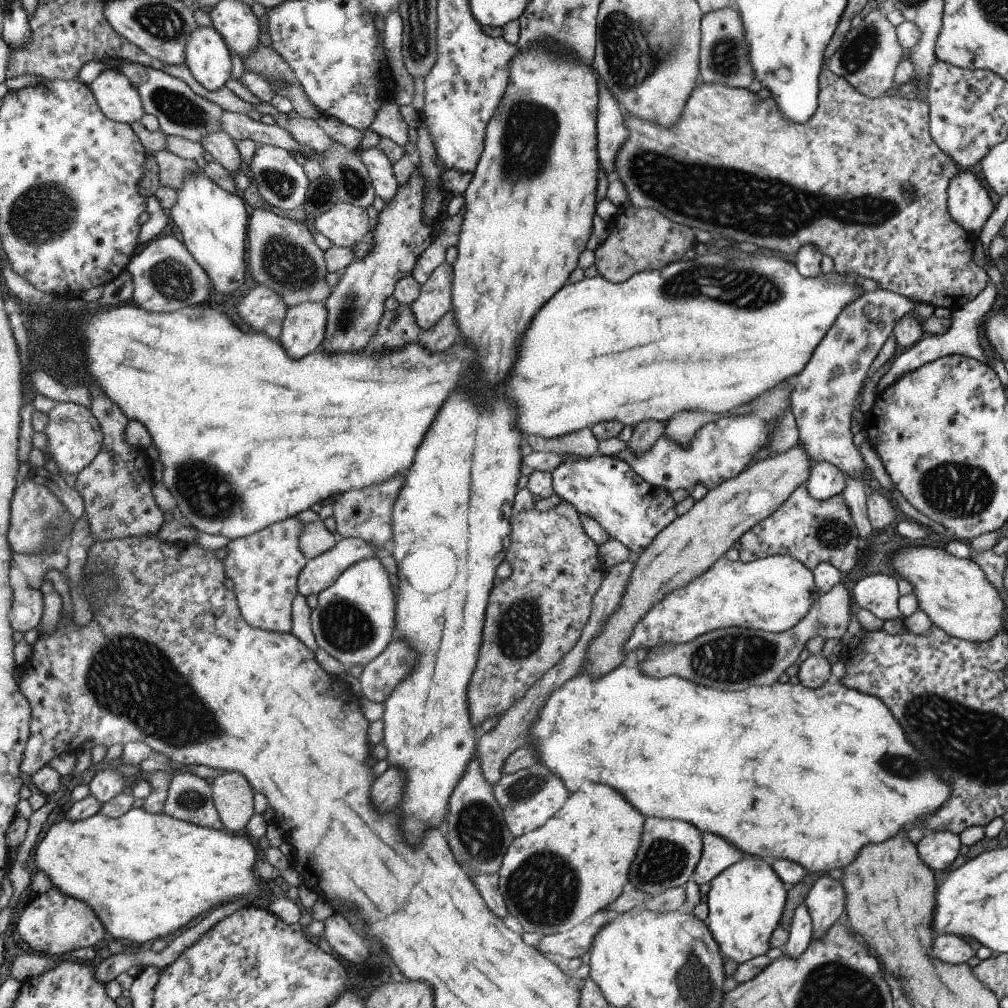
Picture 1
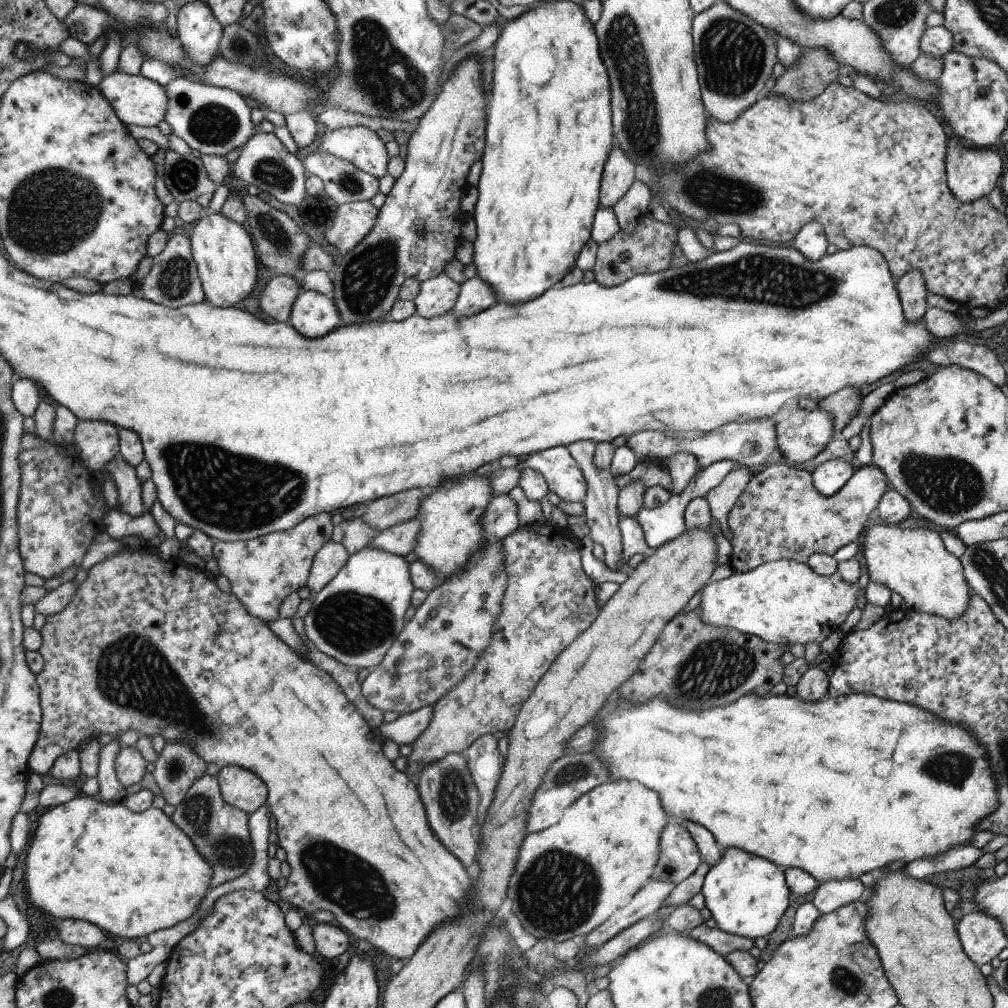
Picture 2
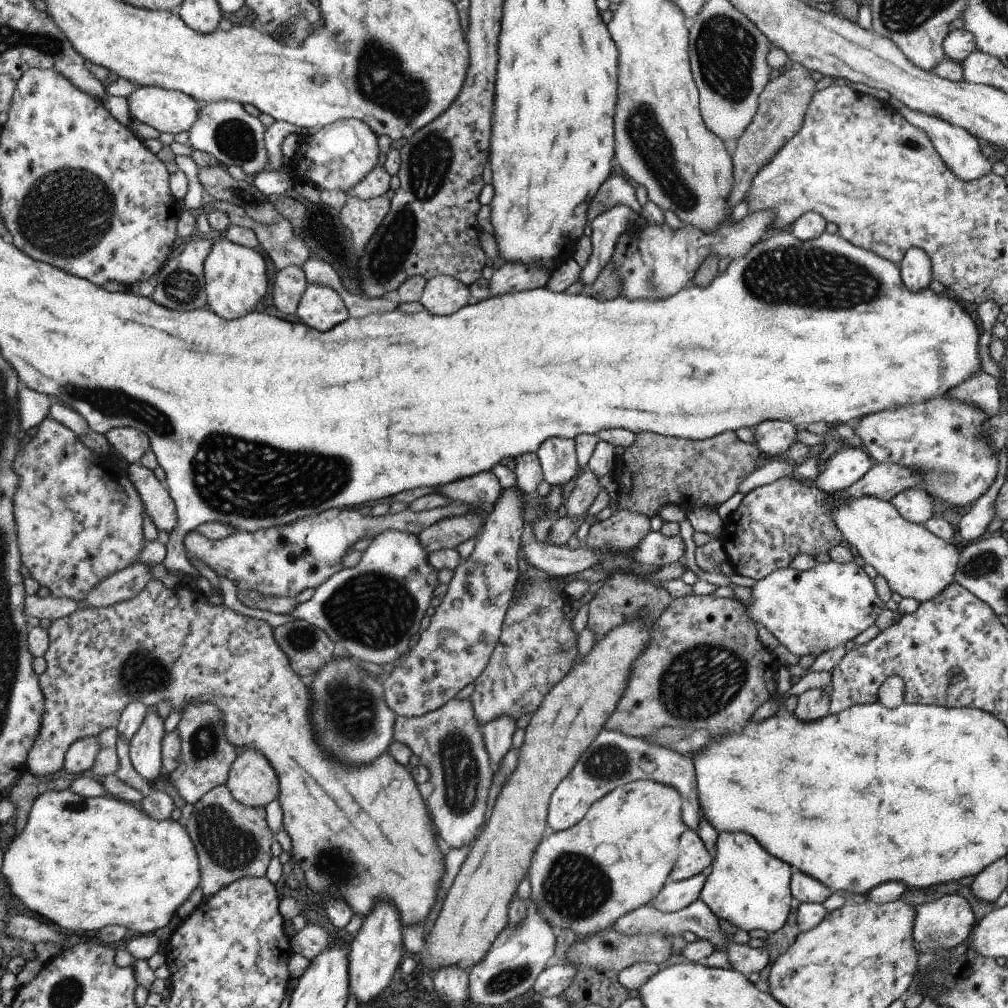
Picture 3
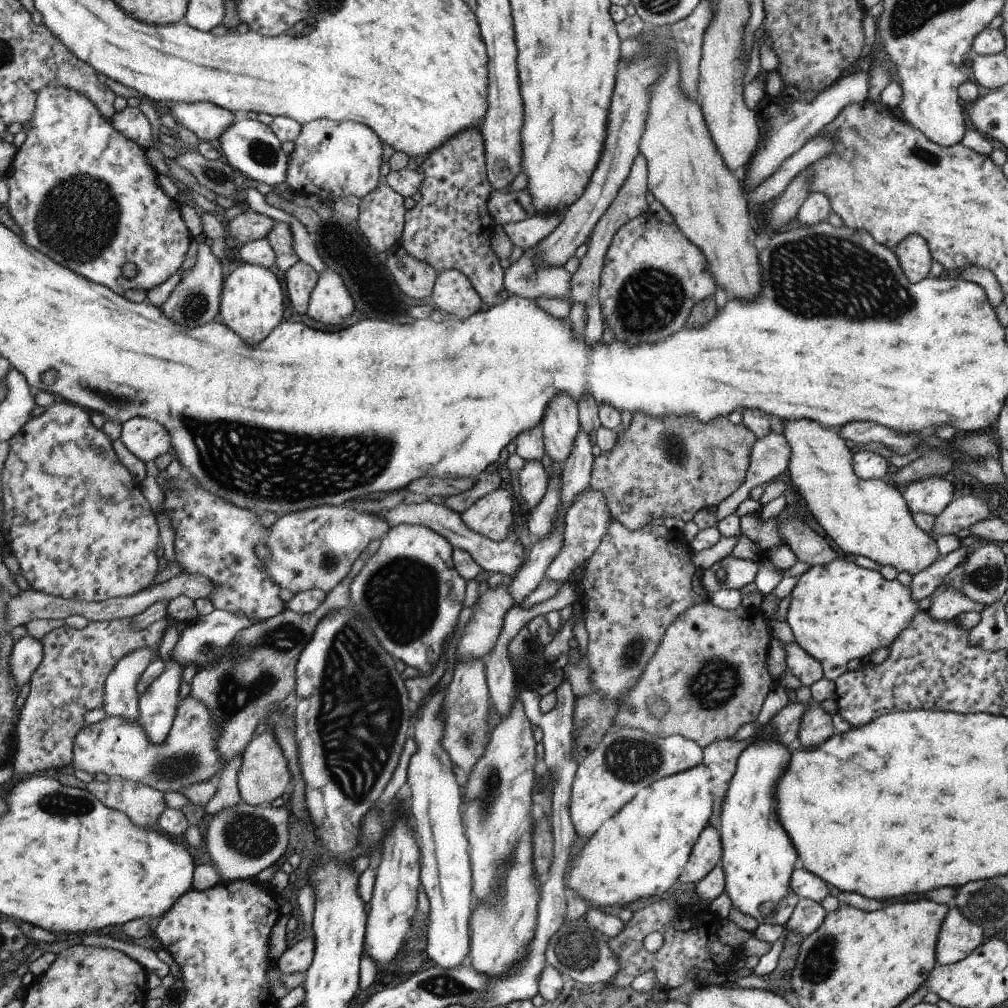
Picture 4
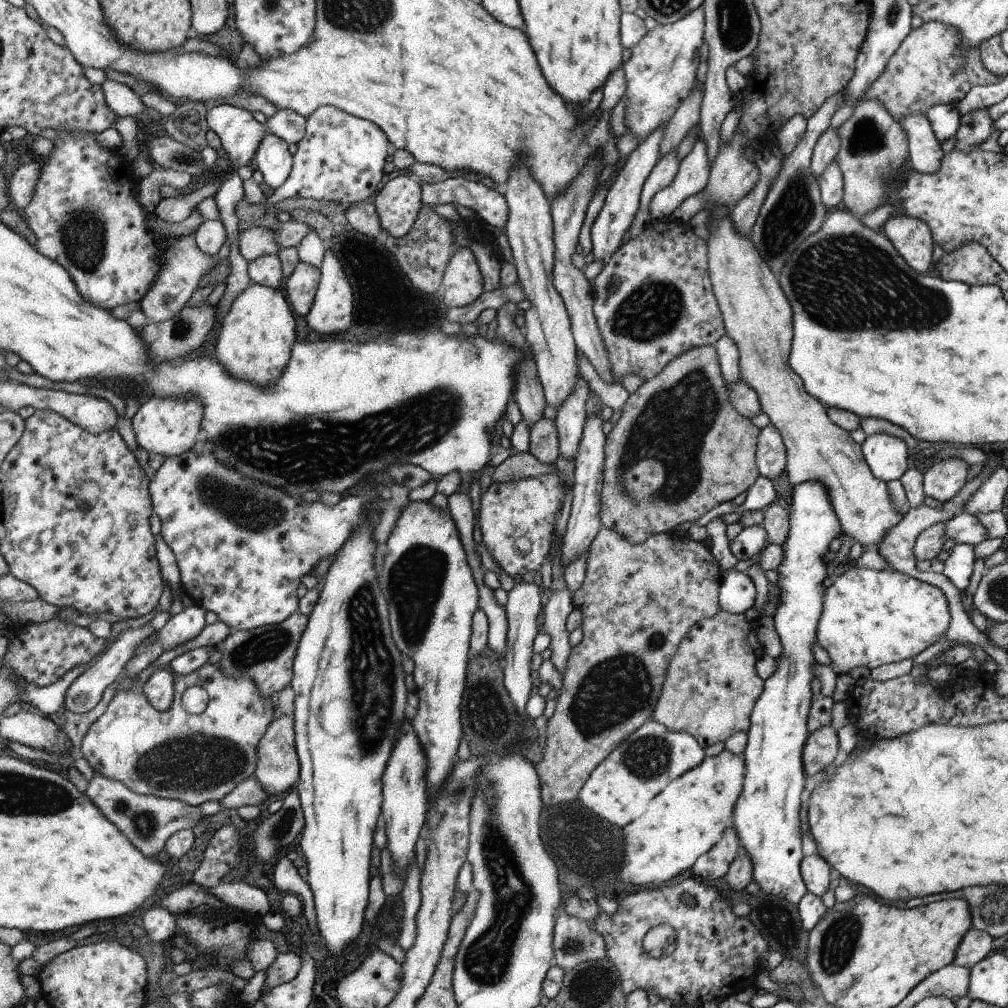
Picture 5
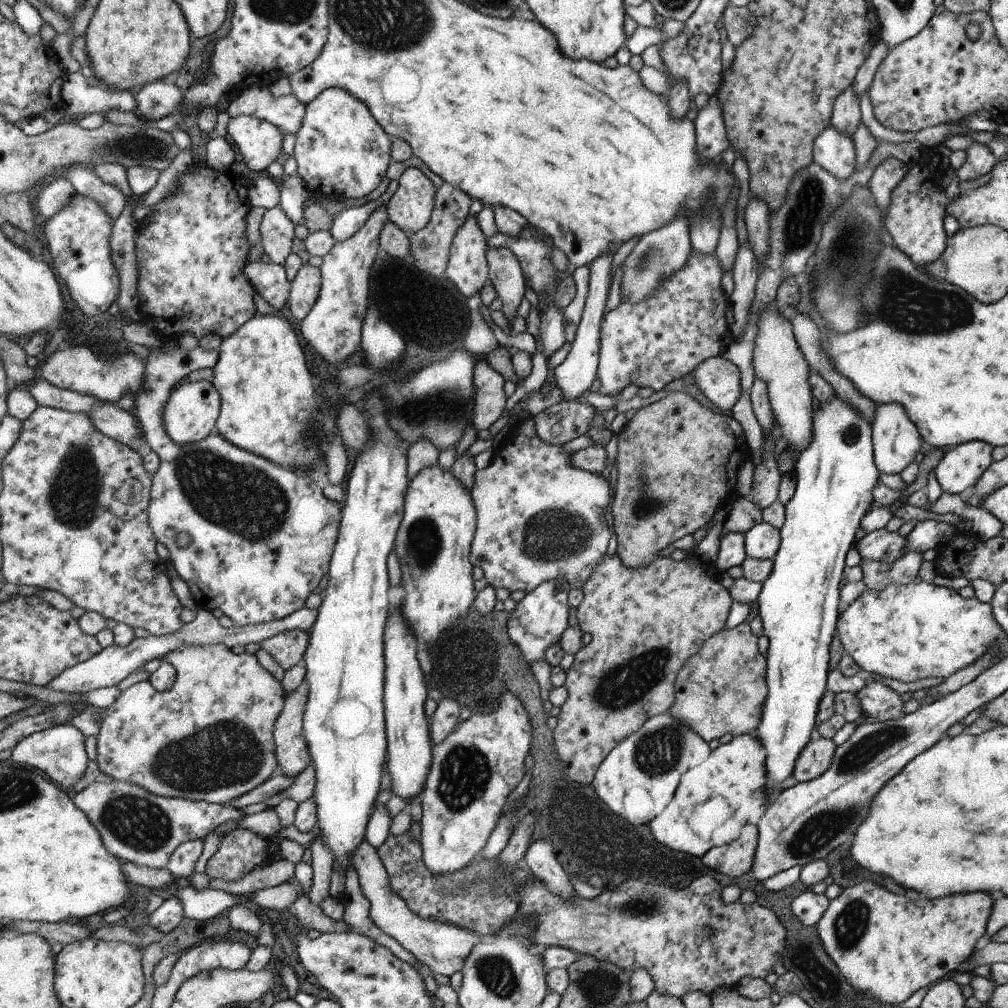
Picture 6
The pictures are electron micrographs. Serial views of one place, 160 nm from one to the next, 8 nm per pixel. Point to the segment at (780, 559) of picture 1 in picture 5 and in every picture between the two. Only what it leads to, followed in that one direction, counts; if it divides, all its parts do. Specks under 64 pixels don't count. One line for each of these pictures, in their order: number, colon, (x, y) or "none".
2: (787, 602)
3: (809, 612)
4: (839, 611)
5: (870, 617)

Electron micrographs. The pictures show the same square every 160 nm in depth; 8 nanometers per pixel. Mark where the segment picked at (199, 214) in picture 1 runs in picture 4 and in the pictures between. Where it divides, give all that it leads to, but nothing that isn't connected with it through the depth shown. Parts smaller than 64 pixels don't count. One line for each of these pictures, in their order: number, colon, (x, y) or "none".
2: (226, 262)
3: (236, 280)
4: (252, 303)

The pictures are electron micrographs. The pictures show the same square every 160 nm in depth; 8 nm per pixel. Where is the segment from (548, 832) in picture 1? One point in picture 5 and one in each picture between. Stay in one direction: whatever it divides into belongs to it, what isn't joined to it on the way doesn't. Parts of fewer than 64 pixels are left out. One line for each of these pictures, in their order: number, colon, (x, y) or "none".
2: (569, 880)
3: (632, 835)
4: (642, 852)
5: (692, 813)

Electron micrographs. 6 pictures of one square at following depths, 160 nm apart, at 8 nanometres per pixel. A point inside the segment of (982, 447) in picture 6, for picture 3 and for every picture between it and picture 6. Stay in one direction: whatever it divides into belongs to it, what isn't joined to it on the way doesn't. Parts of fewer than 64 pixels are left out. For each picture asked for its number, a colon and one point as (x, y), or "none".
3: (914, 505)
4: (931, 495)
5: (945, 478)

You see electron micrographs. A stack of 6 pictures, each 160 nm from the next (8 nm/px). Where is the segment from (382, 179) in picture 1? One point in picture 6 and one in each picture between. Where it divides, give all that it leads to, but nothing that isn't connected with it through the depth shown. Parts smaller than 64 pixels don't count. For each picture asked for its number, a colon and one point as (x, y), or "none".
2: (359, 145)
3: (336, 157)
4: (334, 159)
5: (340, 157)
6: (341, 151)

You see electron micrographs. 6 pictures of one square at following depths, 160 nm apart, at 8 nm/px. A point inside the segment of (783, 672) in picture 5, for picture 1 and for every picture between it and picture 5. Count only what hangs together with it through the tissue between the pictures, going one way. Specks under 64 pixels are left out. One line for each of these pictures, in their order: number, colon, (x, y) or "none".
1: (746, 902)
2: (746, 895)
3: (749, 888)
4: (759, 858)

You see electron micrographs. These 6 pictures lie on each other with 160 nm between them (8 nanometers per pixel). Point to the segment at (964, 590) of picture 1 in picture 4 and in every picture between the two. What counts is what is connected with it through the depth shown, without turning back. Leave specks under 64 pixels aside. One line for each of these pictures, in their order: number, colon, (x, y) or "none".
2: (913, 562)
3: (916, 564)
4: (871, 518)

